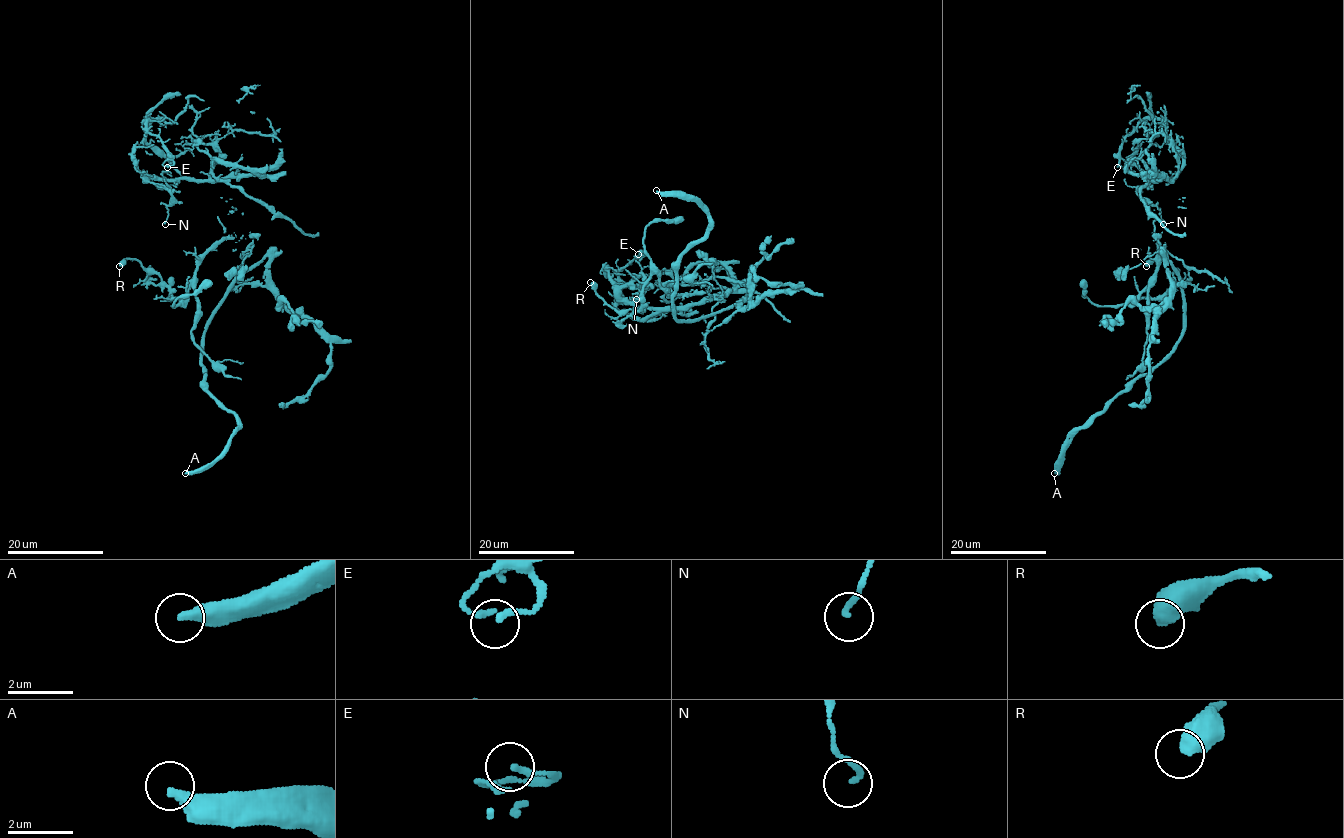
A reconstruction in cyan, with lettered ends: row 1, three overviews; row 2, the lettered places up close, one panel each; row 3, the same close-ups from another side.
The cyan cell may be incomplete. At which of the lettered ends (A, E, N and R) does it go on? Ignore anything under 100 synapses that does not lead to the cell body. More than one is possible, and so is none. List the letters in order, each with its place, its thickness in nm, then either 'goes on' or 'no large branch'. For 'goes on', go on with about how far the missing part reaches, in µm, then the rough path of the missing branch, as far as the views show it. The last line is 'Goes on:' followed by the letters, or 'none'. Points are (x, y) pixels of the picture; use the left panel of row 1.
A: at (185, 473); 320 nm thick; goes on; about 20 µm are missing; missing branch runs (185, 473), (151, 483), (97, 478), (95, 482), (99, 483)
E: at (167, 167); 190 nm thick; no large branch
N: at (165, 224); 160 nm thick; no large branch
R: at (119, 266); 550 nm thick; no large branch
Goes on: A

